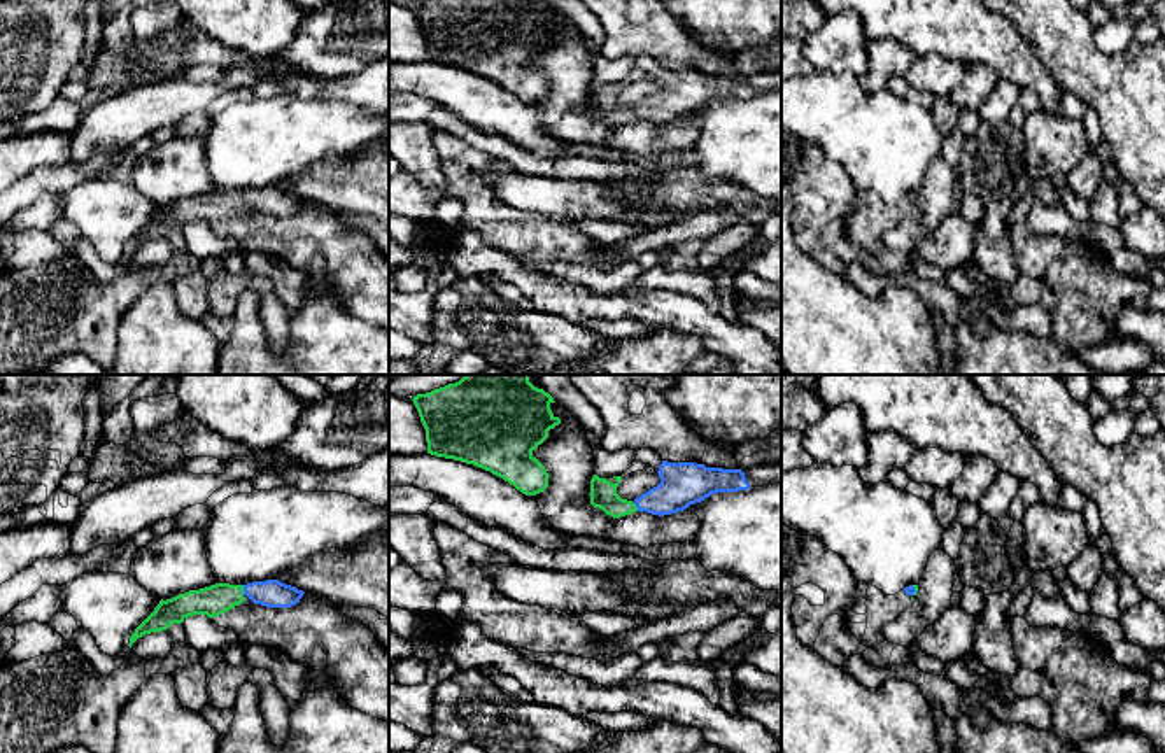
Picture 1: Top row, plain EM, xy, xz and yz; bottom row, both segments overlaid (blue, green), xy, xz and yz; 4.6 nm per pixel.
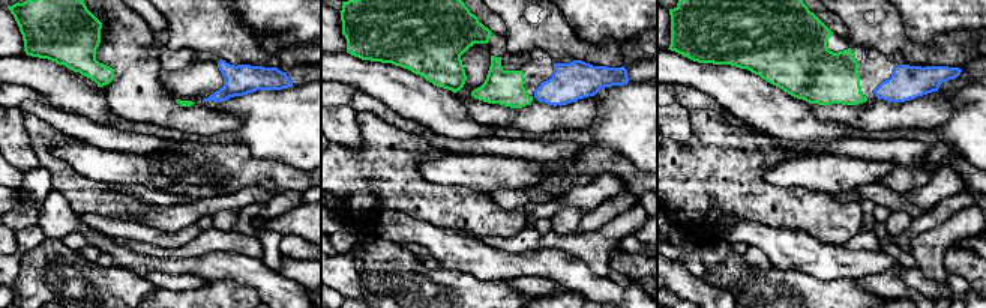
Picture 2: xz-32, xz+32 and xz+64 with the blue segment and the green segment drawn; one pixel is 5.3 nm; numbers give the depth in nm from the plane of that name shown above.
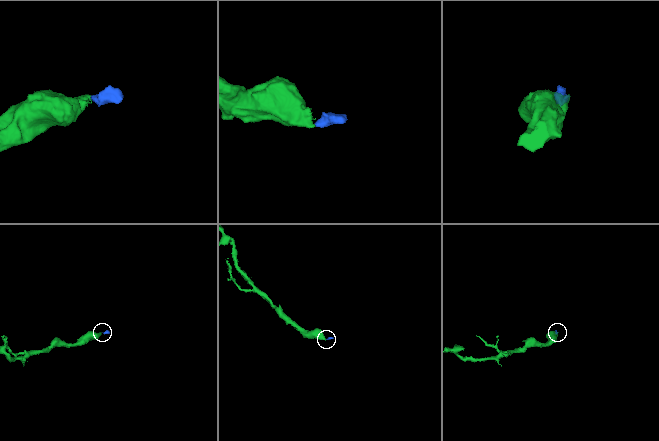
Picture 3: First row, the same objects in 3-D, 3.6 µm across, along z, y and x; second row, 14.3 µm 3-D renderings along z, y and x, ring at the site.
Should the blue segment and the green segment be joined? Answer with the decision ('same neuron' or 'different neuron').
same neuron

